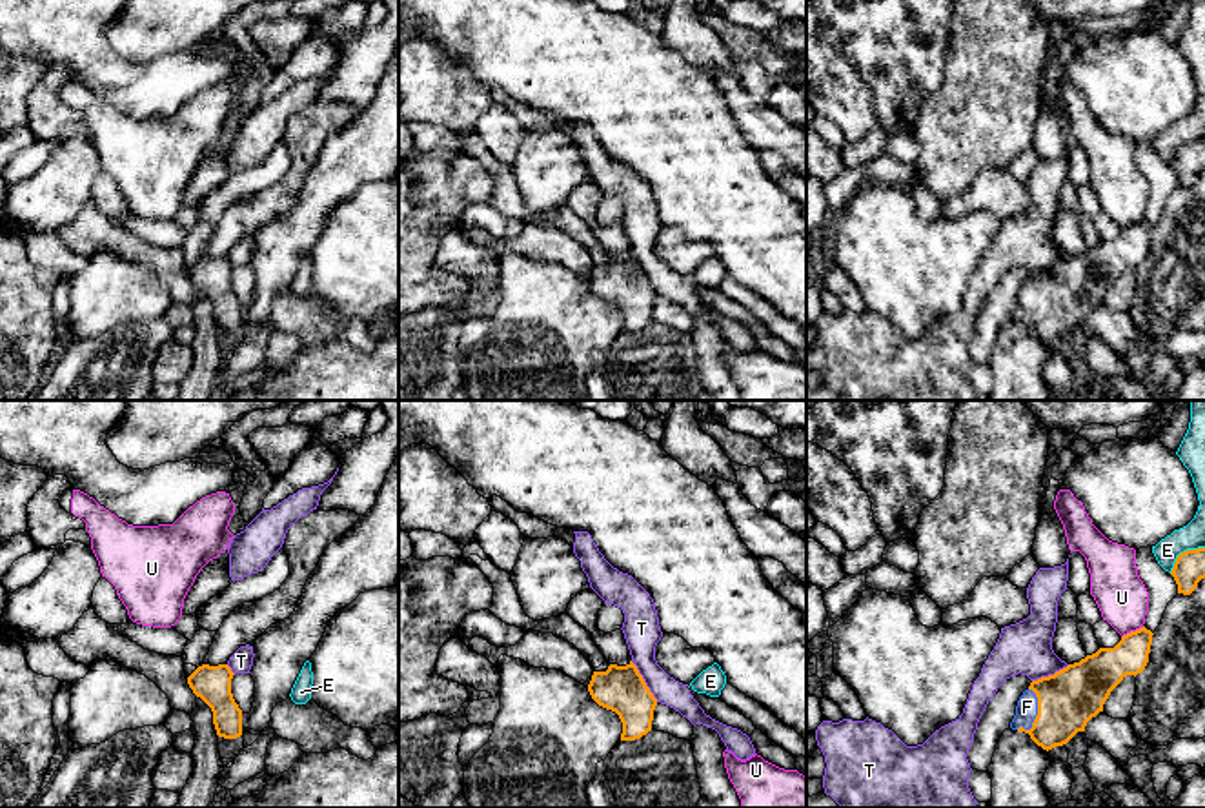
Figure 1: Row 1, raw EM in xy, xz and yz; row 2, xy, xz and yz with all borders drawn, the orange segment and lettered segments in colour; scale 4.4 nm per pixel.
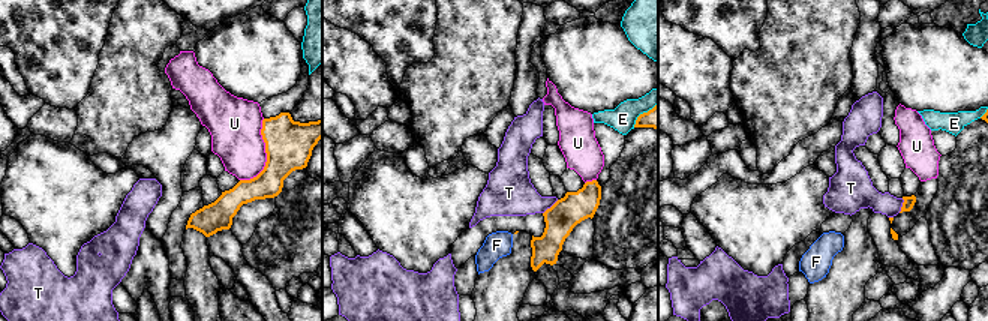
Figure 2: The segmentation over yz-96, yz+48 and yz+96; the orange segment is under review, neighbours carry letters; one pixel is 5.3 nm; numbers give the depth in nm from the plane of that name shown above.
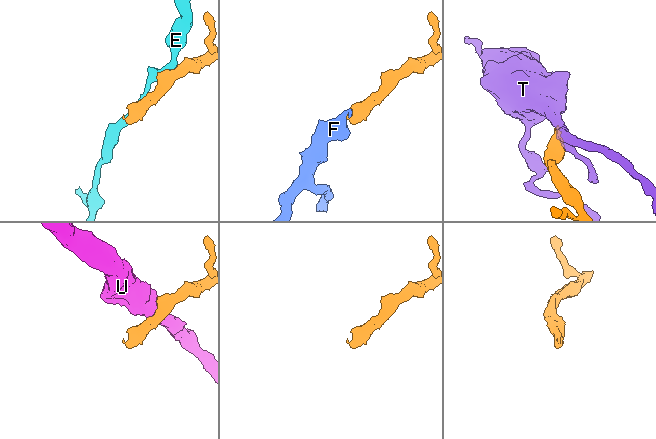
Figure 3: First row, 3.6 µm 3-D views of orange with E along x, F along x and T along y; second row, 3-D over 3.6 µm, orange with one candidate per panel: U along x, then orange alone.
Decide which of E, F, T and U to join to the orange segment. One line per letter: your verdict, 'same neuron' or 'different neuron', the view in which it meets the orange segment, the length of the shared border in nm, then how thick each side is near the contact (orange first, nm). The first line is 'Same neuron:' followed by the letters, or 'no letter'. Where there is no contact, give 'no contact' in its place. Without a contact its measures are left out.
Same neuron: F
E: different neuron; contact in yz; length 200 nm; calibres 140 and 110 nm
F: same neuron; contact in yz; length 200 nm; calibres 260 and 100 nm
T: different neuron; contact in xz; length 220 nm; calibres 200 and 160 nm
U: different neuron; contact in yz; length 120 nm; calibres 190 and 220 nm

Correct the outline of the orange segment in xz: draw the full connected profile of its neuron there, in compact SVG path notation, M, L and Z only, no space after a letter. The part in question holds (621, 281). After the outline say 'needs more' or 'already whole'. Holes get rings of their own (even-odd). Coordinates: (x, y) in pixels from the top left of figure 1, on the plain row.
M632 253L626 258L610 257L606 264L593 264L588 284L599 298L619 308L621 333L641 331L652 322L657 291Z; already whole

